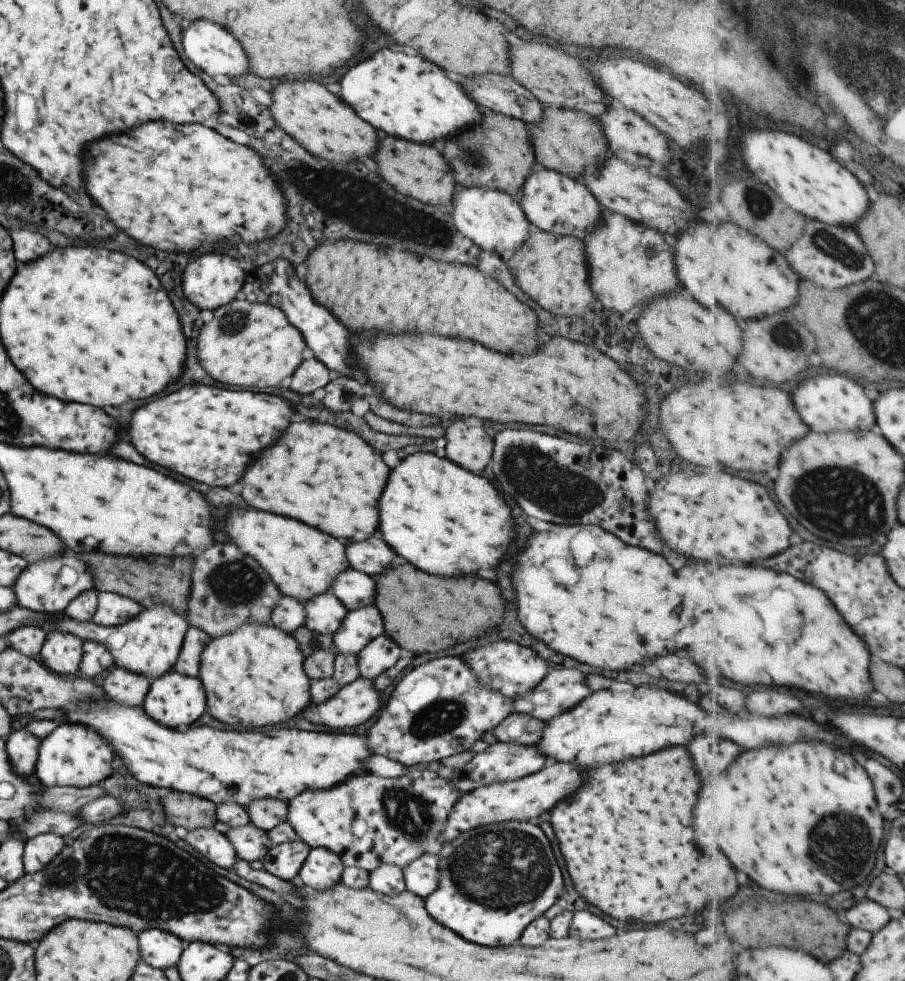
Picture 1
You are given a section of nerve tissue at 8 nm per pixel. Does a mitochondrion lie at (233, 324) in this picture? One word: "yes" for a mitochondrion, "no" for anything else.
yes

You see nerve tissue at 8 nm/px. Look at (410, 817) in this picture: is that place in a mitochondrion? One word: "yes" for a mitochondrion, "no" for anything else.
yes

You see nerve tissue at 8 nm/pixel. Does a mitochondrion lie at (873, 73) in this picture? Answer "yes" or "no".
yes

